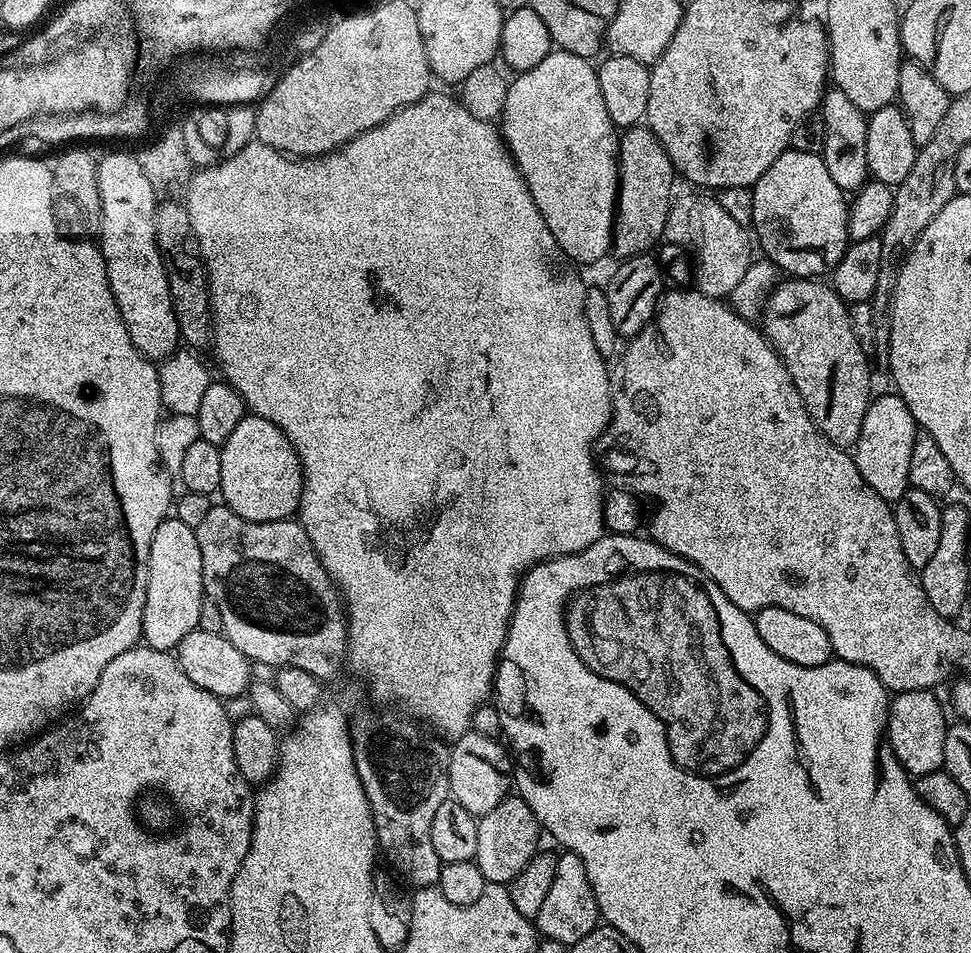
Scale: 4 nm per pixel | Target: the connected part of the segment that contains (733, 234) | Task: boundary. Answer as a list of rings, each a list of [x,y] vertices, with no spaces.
[[[693,193],[679,195],[673,201],[664,227],[665,241],[694,252],[698,256],[693,267],[695,289],[707,297],[724,300],[731,297],[752,261],[749,233],[718,201],[708,197],[711,195]]]

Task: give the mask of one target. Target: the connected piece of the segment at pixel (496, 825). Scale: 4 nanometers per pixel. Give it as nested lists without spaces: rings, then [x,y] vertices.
[[[518,794],[505,796],[490,814],[478,820],[478,850],[475,862],[478,870],[487,878],[489,884],[507,884],[530,862],[530,858],[541,847],[542,826],[534,818],[534,810]]]

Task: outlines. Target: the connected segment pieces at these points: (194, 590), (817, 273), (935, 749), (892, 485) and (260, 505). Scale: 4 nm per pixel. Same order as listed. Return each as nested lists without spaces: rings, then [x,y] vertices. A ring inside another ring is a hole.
[[[166,518],[154,530],[146,582],[146,606],[142,616],[142,640],[154,650],[172,652],[191,631],[199,629],[199,614],[206,601],[202,578],[202,550],[198,550],[195,528]]]
[[[791,150],[783,152],[783,154],[781,154],[781,156],[778,159],[776,159],[776,161],[774,162],[774,166],[770,166],[770,170],[766,170],[766,174],[762,174],[762,178],[758,178],[758,182],[752,185],[750,189],[750,195],[752,195],[752,226],[750,224],[750,228],[751,228],[751,231],[754,233],[754,236],[755,236],[754,231],[756,231],[756,236],[758,239],[760,239],[760,248],[762,251],[764,251],[761,253],[763,253],[763,255],[767,257],[767,259],[771,260],[776,265],[777,269],[779,269],[781,273],[788,272],[784,274],[787,274],[789,277],[792,277],[792,278],[824,278],[824,277],[827,277],[829,273],[831,273],[832,269],[835,268],[838,261],[840,261],[840,259],[843,258],[844,251],[846,251],[850,243],[849,238],[848,238],[848,209],[850,207],[850,204],[849,204],[849,201],[846,199],[846,193],[843,192],[842,189],[838,186],[838,182],[834,182],[834,178],[830,178],[830,170],[826,170],[826,166],[824,165],[823,155],[815,156],[814,154],[802,154],[801,152],[793,152]]]
[[[932,690],[898,692],[891,697],[888,705],[886,744],[897,762],[912,778],[922,774],[934,774],[944,766],[946,734],[950,720],[944,717],[944,708],[936,694]]]
[[[890,392],[879,396],[869,403],[863,416],[862,434],[854,445],[852,457],[870,488],[883,500],[894,504],[910,487],[910,457],[918,425],[910,414],[905,400],[897,393]]]
[[[244,415],[234,434],[226,438],[220,453],[222,482],[219,495],[224,496],[223,503],[234,510],[234,514],[250,522],[274,522],[297,515],[304,485],[304,467],[300,465],[294,446],[290,446],[290,438],[286,438],[274,422],[266,422],[261,416]]]

